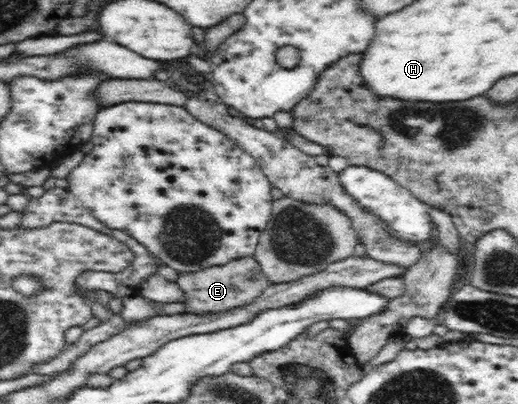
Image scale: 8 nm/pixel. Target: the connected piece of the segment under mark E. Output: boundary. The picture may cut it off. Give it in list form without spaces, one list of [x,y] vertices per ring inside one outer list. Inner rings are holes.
[[[241,257],[233,259],[224,265],[212,266],[200,271],[178,273],[175,282],[182,291],[182,300],[186,306],[182,315],[208,316],[230,312],[231,309],[246,307],[254,303],[256,297],[269,286],[260,264],[253,258]]]

